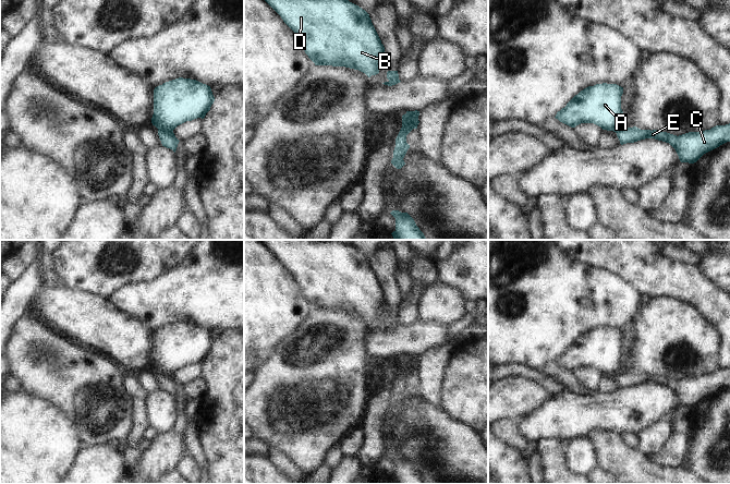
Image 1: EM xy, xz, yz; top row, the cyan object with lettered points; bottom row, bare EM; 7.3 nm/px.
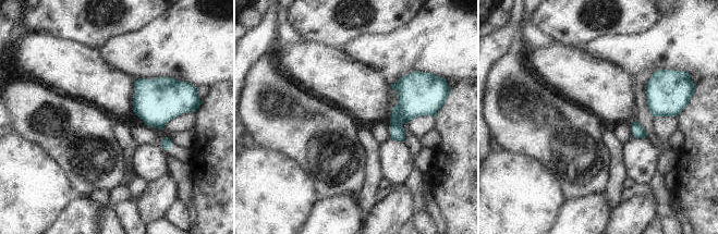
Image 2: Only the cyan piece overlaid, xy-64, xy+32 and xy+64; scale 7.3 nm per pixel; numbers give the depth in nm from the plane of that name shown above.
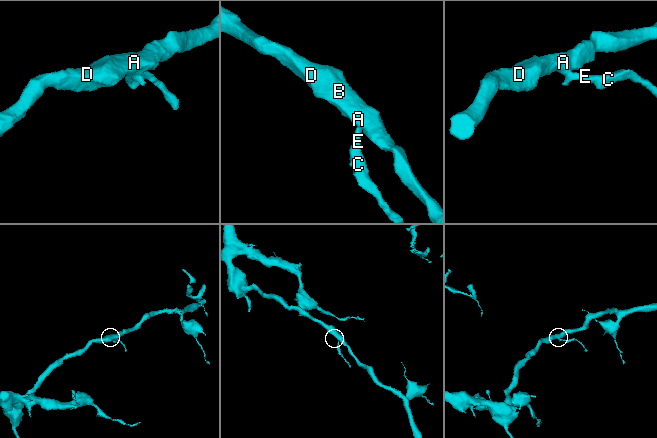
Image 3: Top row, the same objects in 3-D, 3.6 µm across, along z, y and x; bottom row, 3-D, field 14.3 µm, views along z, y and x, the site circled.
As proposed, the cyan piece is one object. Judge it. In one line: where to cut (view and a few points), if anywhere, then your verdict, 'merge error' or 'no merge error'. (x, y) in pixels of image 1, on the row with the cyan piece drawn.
cut in xy along (158, 129), (172, 132); merge error

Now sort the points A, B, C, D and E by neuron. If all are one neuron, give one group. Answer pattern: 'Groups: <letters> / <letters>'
Groups: A B D / C E.

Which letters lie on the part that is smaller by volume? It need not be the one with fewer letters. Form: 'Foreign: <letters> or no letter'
Foreign: C, E

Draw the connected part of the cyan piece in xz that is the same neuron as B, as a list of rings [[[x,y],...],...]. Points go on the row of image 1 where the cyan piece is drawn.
[[[265,0],[295,33],[315,65],[345,66],[368,77],[386,66],[385,47],[369,14],[349,0]]]

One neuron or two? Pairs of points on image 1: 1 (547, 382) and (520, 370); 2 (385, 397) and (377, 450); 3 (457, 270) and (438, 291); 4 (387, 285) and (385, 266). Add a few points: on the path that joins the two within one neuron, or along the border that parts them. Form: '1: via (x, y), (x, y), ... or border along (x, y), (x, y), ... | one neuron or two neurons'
1: via (540, 378), (526, 372) | one neuron
2: via (377, 410), (375, 413), (375, 437) | one neuron
3: border along (441, 280), (455, 287), (465, 299) | two neurons
4: via (387, 280), (385, 270) | one neuron

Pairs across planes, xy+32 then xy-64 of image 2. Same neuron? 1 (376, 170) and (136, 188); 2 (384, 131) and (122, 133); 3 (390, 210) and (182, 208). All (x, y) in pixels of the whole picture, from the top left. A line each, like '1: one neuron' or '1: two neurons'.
1: two neurons
2: two neurons
3: two neurons

